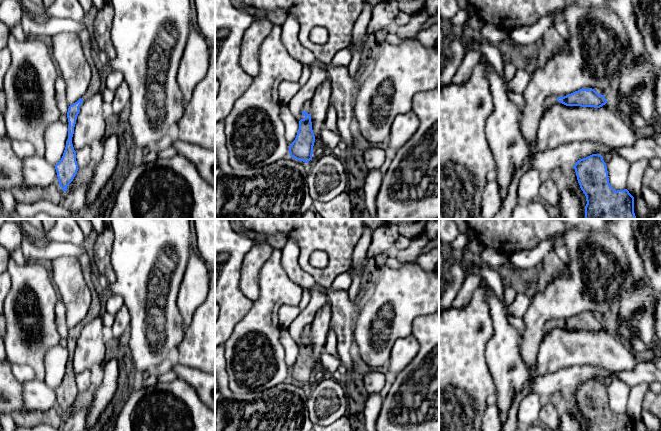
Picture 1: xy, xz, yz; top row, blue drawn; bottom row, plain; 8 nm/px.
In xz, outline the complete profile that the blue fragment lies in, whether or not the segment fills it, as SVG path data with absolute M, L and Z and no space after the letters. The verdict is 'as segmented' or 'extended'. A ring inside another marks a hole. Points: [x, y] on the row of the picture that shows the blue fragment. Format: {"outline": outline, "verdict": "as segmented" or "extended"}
{"outline": "M307 101L302 108L302 119L299 121L299 129L296 138L289 146L290 156L305 163L312 160L313 146L315 142L310 110L311 101Z", "verdict": "extended"}

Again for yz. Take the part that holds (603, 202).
{"outline": "M592 154L573 166L586 196L585 219L637 219L634 197L627 189L614 190L603 157Z", "verdict": "as segmented"}

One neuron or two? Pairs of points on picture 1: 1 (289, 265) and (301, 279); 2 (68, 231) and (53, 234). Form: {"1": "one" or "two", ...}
{"1": "one", "2": "one"}

